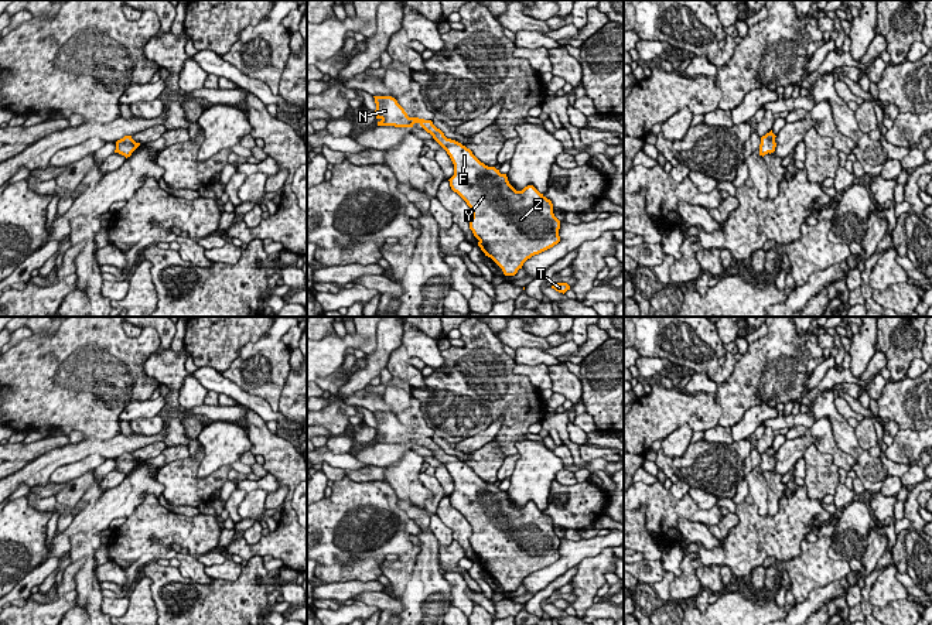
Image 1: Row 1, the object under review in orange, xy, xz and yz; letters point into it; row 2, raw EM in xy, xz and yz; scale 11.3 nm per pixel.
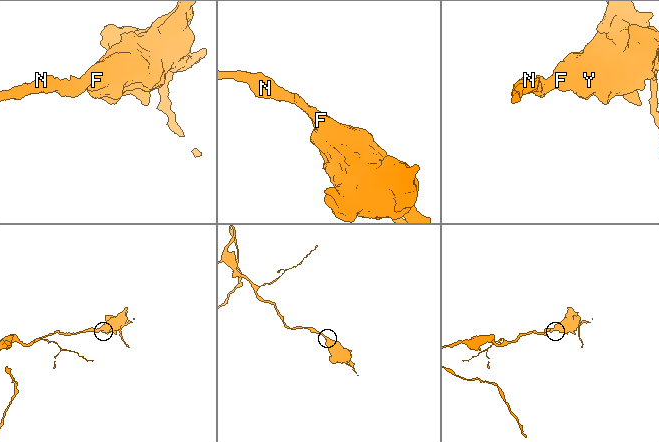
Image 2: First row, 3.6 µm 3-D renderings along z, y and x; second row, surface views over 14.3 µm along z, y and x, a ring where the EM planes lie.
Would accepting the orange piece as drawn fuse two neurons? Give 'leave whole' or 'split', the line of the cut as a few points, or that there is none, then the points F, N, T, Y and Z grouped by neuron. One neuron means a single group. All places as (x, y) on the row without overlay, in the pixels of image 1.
leave whole | no cut | F N T Y Z

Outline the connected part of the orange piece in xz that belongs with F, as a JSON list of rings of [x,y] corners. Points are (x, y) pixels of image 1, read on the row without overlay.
[[[373,413],[376,420],[378,443],[413,444],[419,440],[447,468],[453,481],[454,492],[448,496],[450,503],[471,525],[472,535],[470,546],[479,557],[478,563],[491,574],[505,592],[515,592],[523,580],[560,559],[560,537],[553,530],[553,520],[533,502],[516,508],[495,484],[481,479],[470,465],[461,460],[447,455],[431,437],[409,434],[404,426],[392,413]]]

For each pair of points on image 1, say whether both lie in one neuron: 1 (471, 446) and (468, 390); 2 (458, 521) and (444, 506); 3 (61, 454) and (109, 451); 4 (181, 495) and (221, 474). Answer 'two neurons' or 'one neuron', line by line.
1: two neurons
2: one neuron
3: one neuron
4: one neuron

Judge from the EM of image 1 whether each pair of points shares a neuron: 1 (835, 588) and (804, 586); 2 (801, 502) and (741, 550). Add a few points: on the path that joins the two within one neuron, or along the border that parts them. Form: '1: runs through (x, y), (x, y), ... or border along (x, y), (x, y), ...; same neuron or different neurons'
1: border along (847, 573), (823, 586), (818, 586), (798, 603); different neurons
2: runs through (787, 516), (777, 526), (755, 538); same neuron

